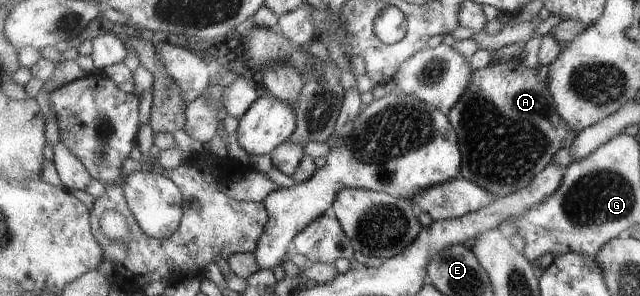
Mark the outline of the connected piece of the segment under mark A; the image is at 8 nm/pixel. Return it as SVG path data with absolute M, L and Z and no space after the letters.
M519 57L509 62L491 61L486 67L474 70L468 91L460 99L460 105L456 105L456 109L450 113L450 121L456 125L456 133L464 135L462 177L472 183L476 181L484 189L492 191L495 200L532 185L532 181L546 169L554 155L564 147L572 147L578 139L578 133L568 129L567 122L556 109L556 99L548 83L538 79L538 70L538 67L526 67Z

